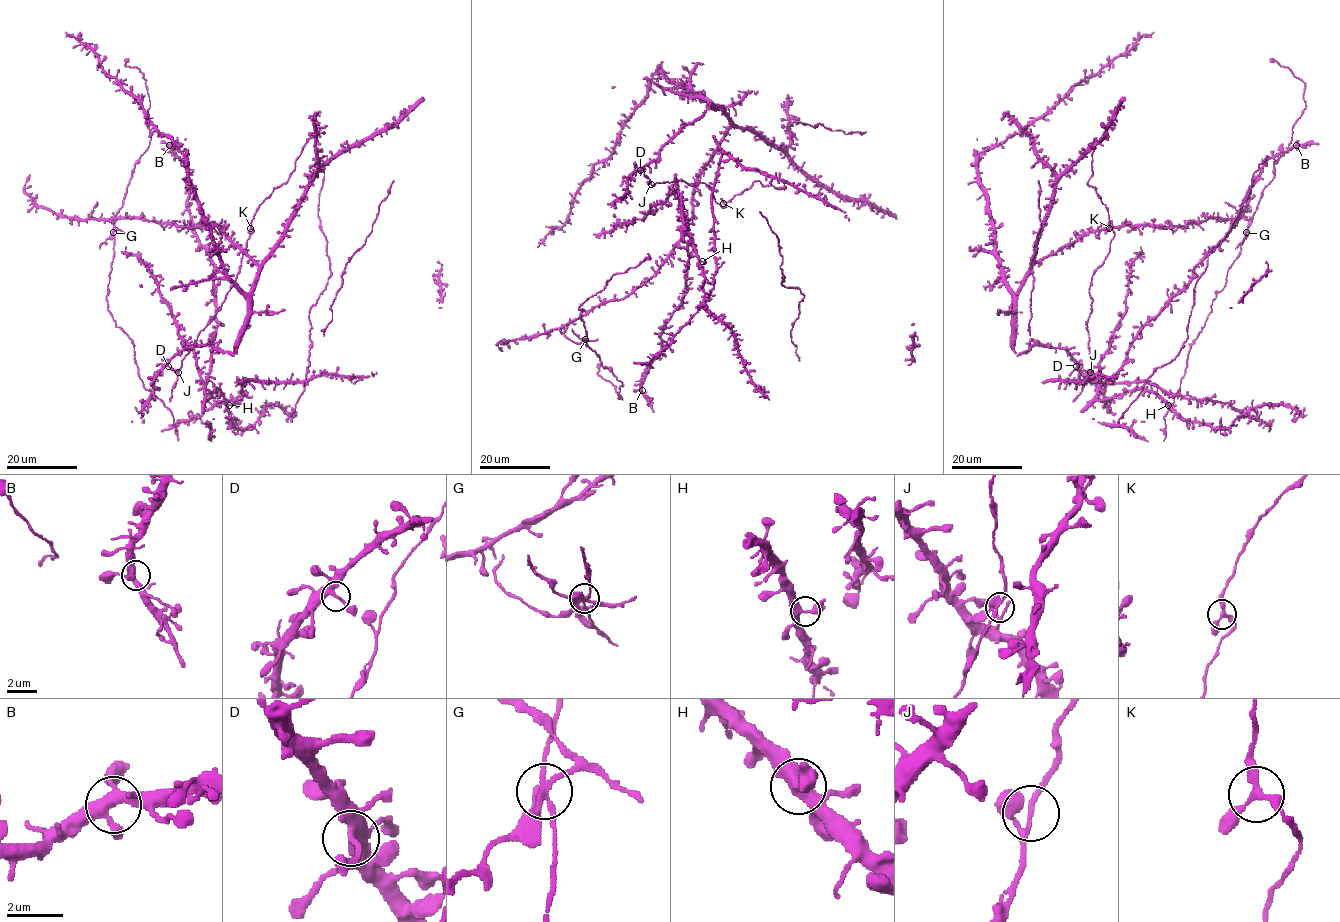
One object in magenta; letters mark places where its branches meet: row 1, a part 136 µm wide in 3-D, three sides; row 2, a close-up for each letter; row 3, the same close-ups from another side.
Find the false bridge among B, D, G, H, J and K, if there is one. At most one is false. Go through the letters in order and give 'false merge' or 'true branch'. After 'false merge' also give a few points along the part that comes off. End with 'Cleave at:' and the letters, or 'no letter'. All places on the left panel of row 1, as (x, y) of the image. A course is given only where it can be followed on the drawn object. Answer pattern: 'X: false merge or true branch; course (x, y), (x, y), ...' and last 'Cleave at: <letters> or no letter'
B: true branch
D: true branch
G: false merge; course (113, 233), (116, 228), (106, 219), (91, 216), (97, 202)
H: true branch
J: true branch
K: true branch
Cleave at: G

